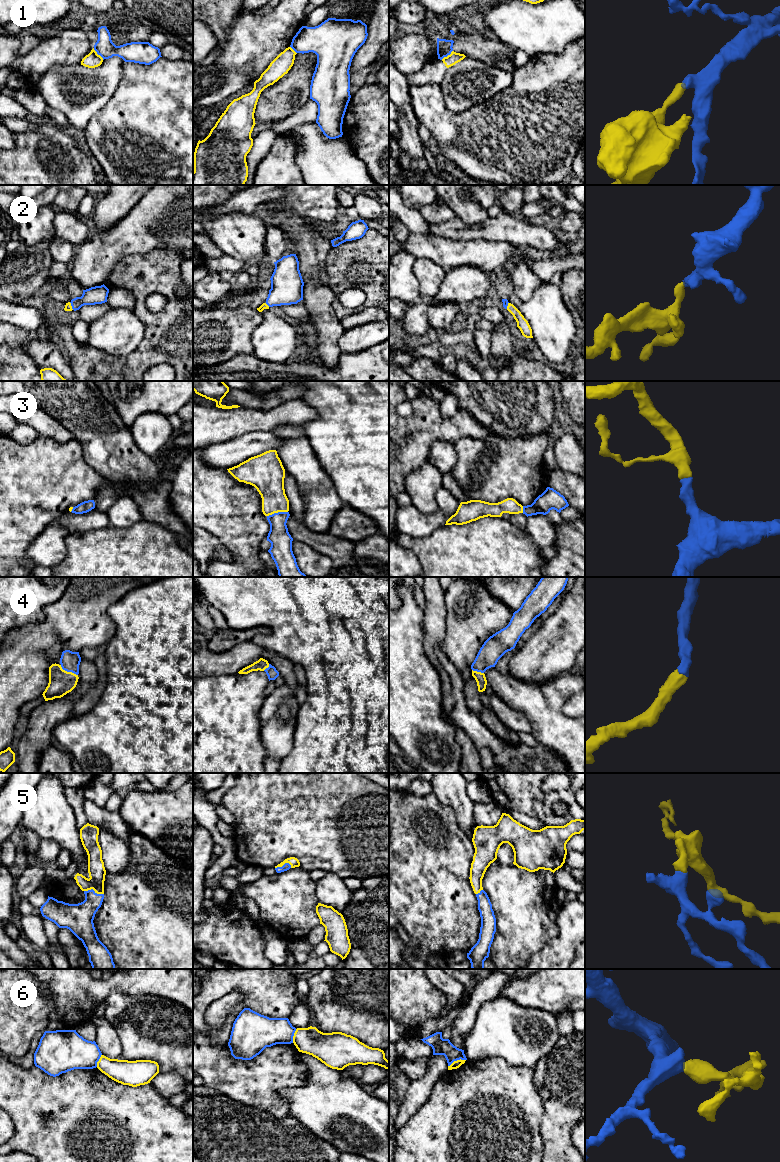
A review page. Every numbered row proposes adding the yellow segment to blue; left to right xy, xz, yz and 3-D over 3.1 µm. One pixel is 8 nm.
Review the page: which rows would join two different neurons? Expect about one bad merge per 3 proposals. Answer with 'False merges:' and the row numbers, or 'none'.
False merges: 1, 6

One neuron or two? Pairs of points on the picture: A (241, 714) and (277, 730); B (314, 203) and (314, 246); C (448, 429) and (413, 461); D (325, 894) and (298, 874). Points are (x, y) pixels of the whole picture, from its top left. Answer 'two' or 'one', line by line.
A: two
B: two
C: one
D: two

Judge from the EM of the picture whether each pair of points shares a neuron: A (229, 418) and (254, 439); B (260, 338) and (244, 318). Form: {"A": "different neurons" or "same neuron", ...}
{"A": "different neurons", "B": "different neurons"}

